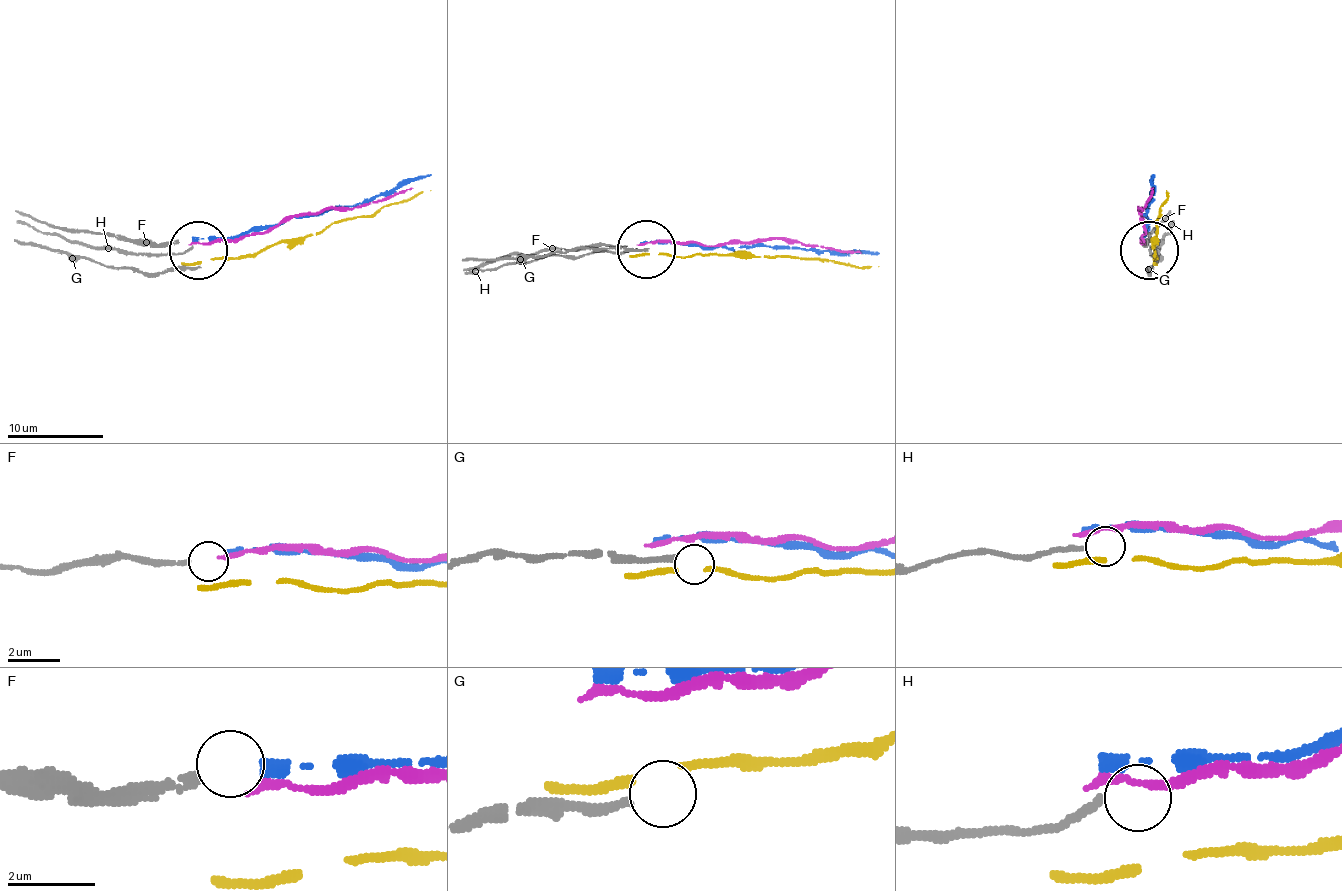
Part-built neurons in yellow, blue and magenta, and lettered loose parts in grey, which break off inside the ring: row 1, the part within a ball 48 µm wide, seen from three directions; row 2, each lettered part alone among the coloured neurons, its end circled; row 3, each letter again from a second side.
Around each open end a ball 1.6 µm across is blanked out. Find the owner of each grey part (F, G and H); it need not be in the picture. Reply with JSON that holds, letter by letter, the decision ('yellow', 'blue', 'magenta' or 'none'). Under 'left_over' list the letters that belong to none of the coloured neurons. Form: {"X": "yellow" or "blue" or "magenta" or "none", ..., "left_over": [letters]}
{"F": "blue", "G": "none", "H": "none", "left_over": ["G", "H"]}

